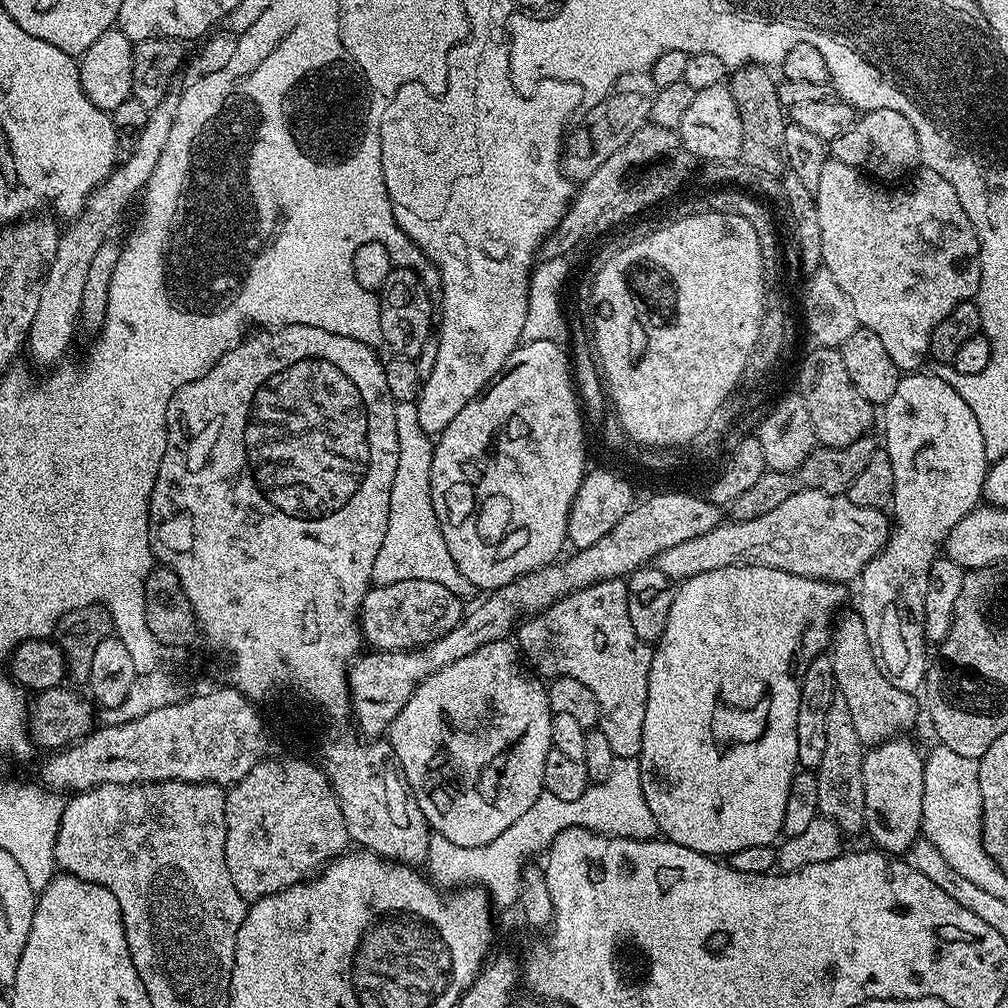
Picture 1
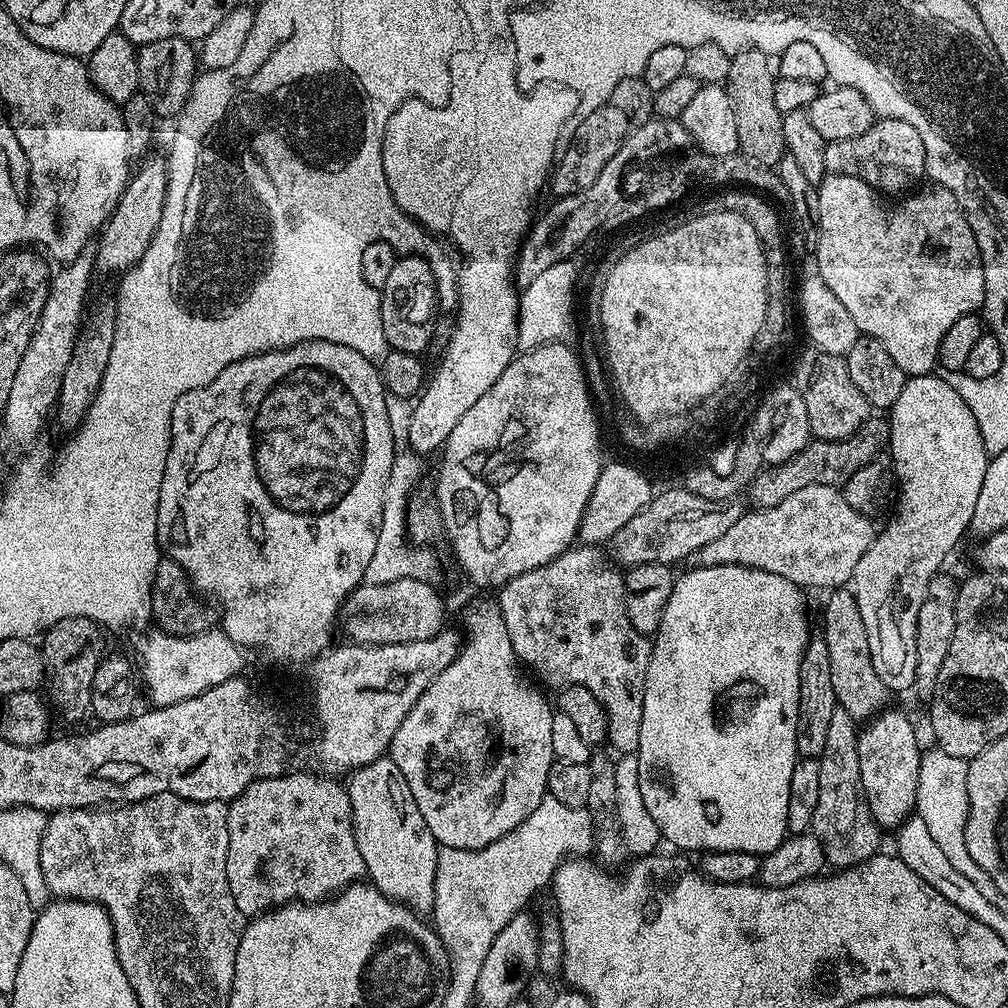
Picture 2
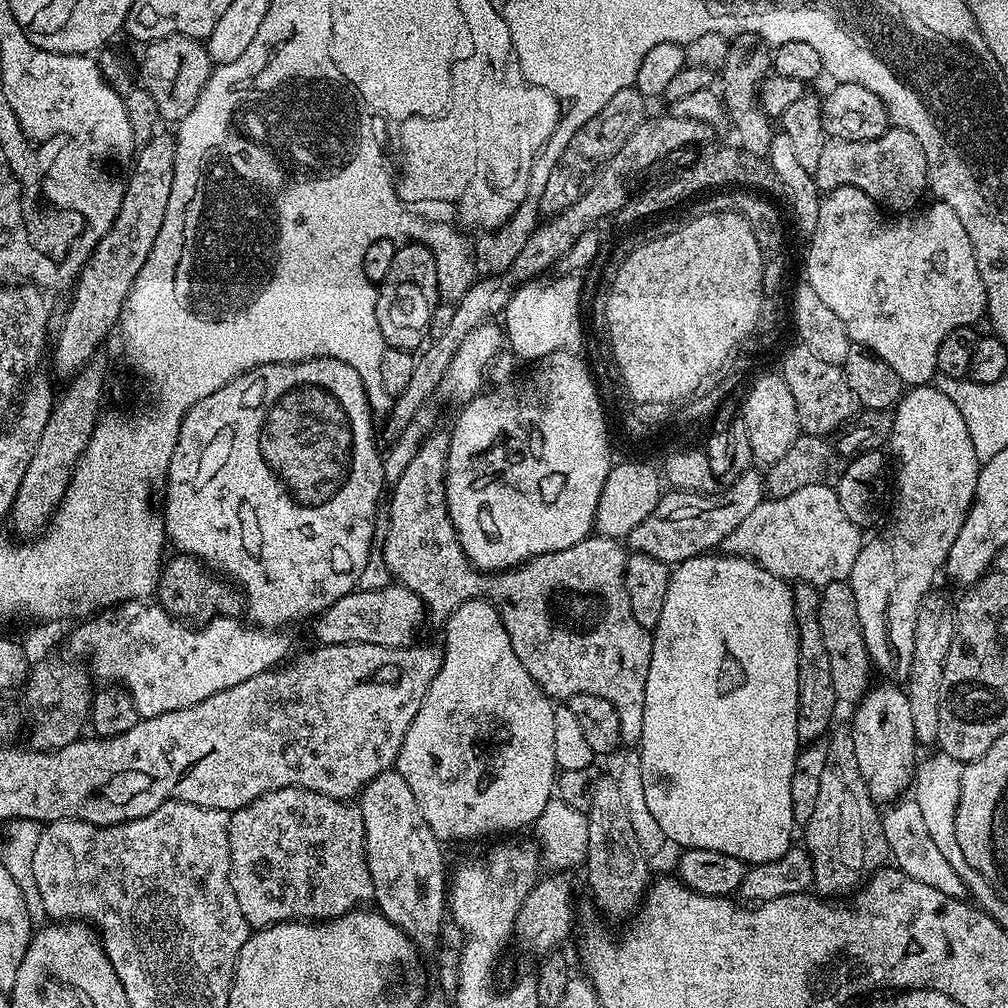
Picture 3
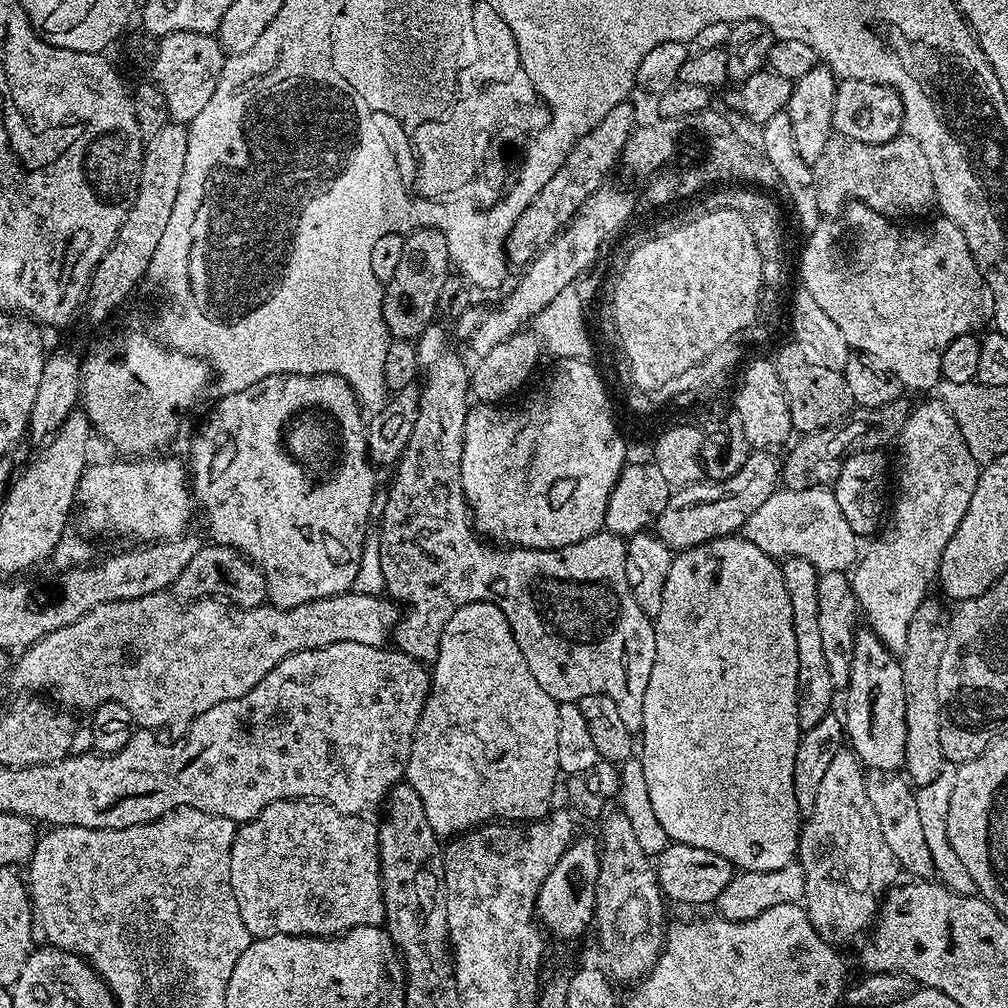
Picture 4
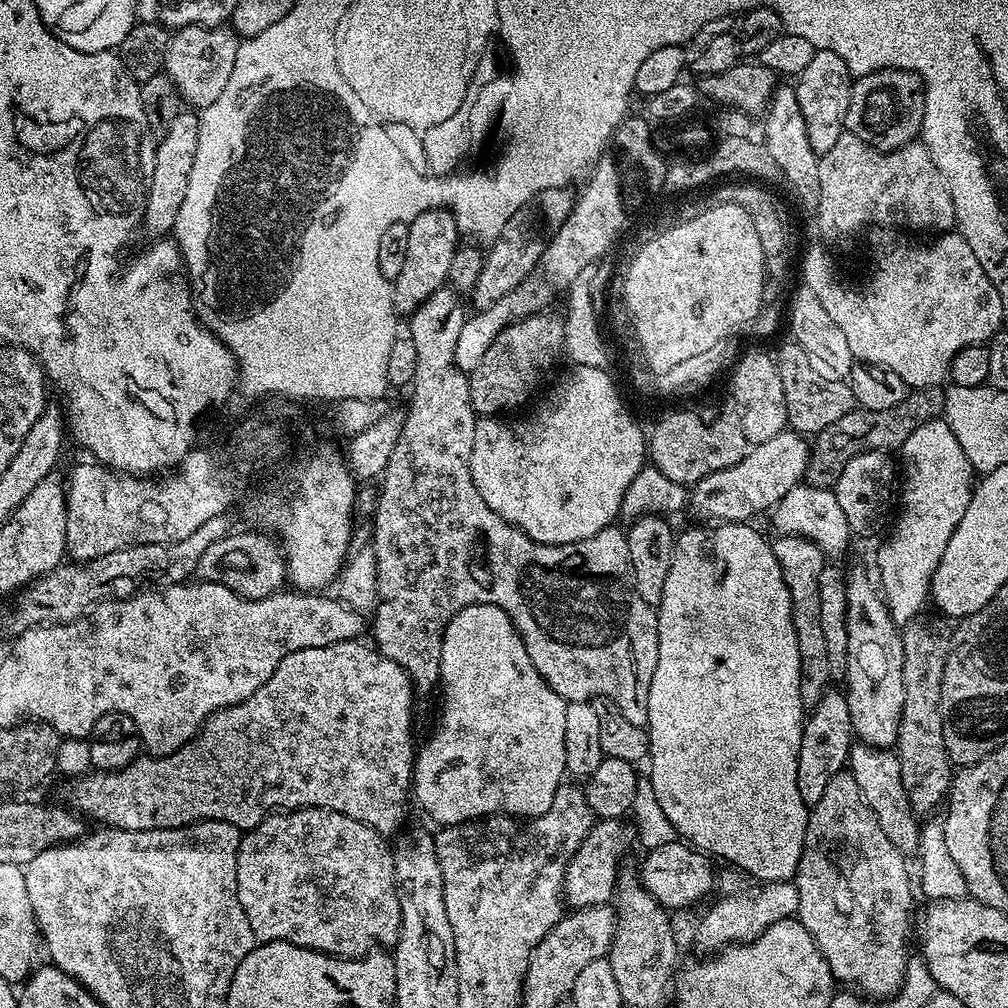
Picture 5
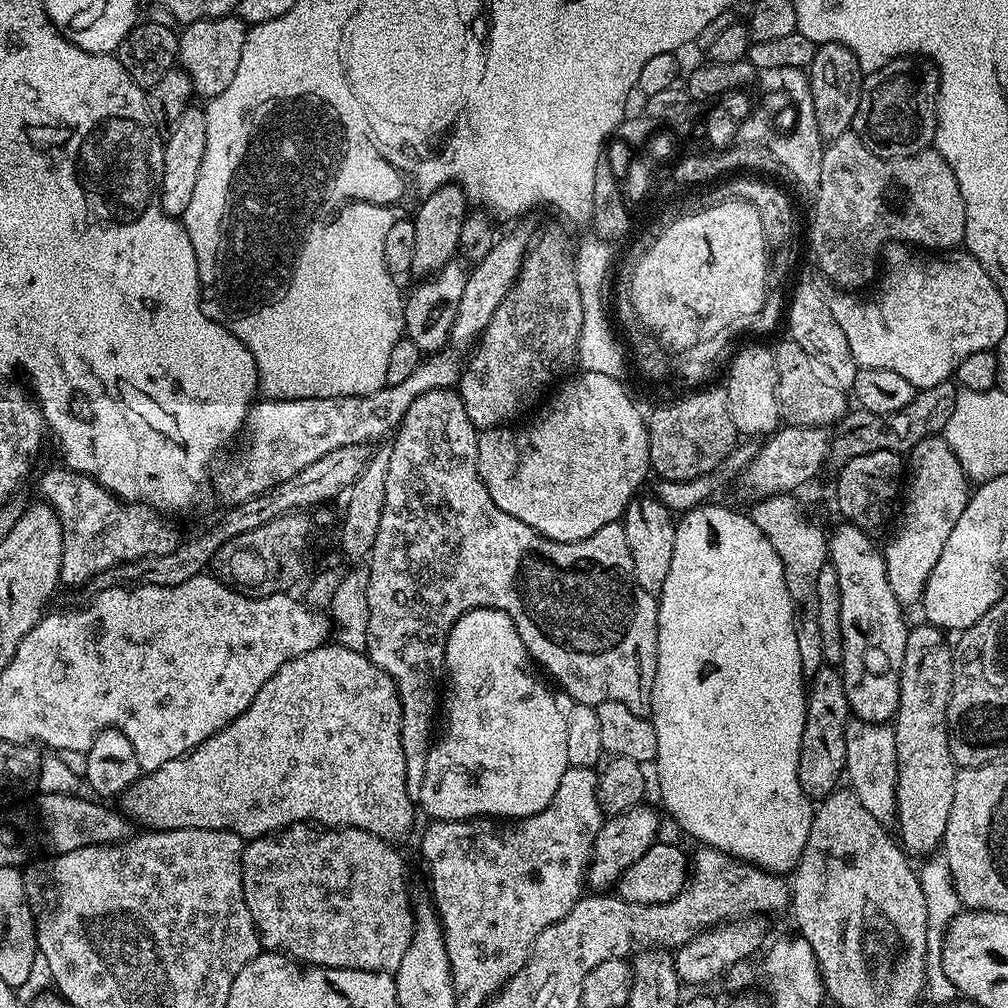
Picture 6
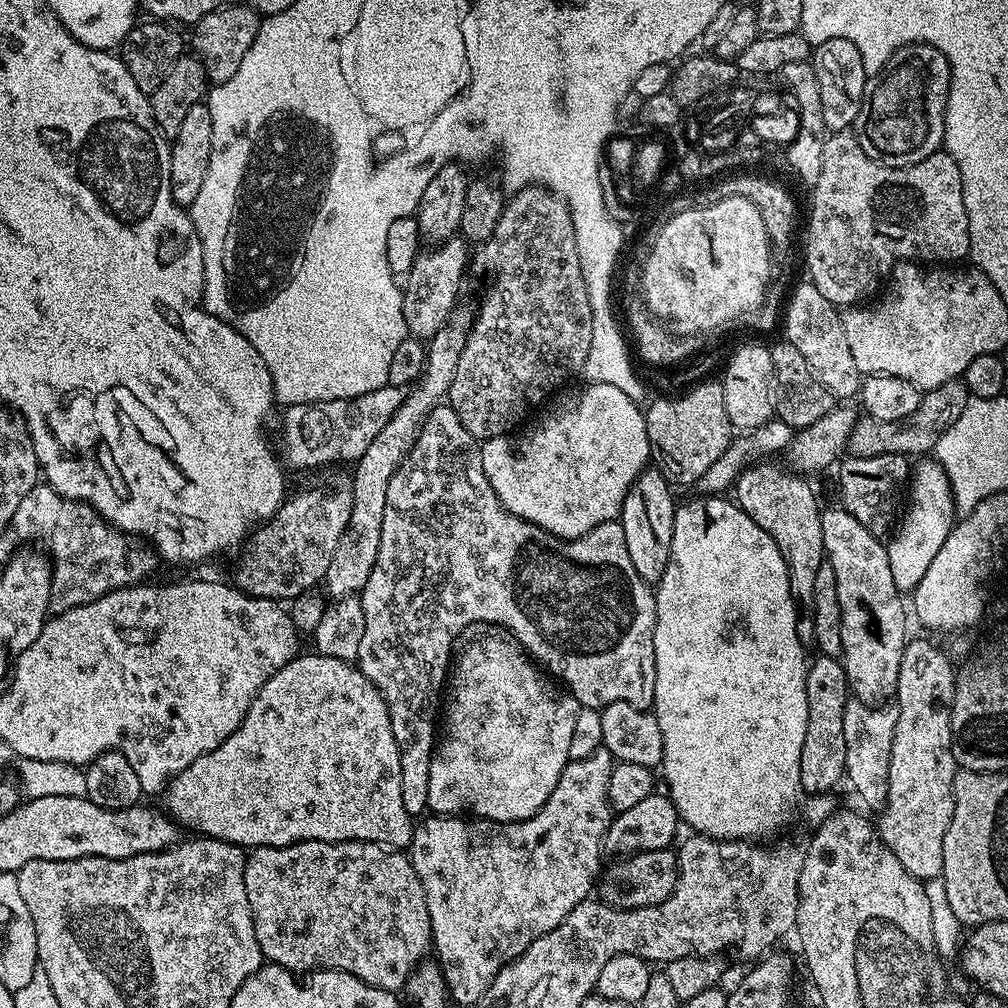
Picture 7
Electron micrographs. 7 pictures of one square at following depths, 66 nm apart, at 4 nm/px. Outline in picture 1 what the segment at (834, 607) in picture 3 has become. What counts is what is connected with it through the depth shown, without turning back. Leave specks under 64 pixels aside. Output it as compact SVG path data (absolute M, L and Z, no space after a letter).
M845 611L837 619L830 641L830 655L834 666L836 691L846 698L846 710L850 710L850 722L858 730L858 738L865 746L881 744L883 740L893 739L897 734L904 734L916 720L917 697L906 690L898 690L886 682L876 655L870 646L870 637L862 622L859 611Z

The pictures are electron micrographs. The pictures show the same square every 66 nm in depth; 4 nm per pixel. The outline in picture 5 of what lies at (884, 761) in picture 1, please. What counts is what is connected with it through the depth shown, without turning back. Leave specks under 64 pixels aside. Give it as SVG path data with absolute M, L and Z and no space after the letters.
M864 572L847 573L846 650L848 674L846 695L855 739L871 748L891 749L900 733L904 705L904 647L901 629L893 622L873 577Z

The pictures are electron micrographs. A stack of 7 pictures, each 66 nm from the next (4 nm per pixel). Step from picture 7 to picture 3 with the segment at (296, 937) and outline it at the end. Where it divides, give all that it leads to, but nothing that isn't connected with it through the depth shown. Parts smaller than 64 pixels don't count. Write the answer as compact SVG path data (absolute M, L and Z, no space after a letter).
M283 788L259 796L228 817L230 834L230 886L249 929L268 928L287 920L323 922L359 909L372 900L368 852L364 849L364 823L355 803L335 800L305 788Z

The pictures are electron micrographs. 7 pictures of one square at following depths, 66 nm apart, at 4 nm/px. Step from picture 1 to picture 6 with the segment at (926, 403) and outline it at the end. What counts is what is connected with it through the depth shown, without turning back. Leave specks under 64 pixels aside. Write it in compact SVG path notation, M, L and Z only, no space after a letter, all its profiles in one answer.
M943 435L928 436L922 442L912 447L910 459L906 468L912 471L912 481L907 481L906 496L908 501L904 504L904 517L896 528L896 533L888 540L888 545L883 545L884 561L886 562L886 578L890 582L890 590L894 590L894 598L898 598L901 606L909 606L921 599L924 595L924 587L930 578L930 570L942 558L942 546L946 546L946 538L950 538L950 530L962 518L962 510L966 510L970 495L970 481L967 474L962 470L960 460L950 450L950 446L944 441Z

